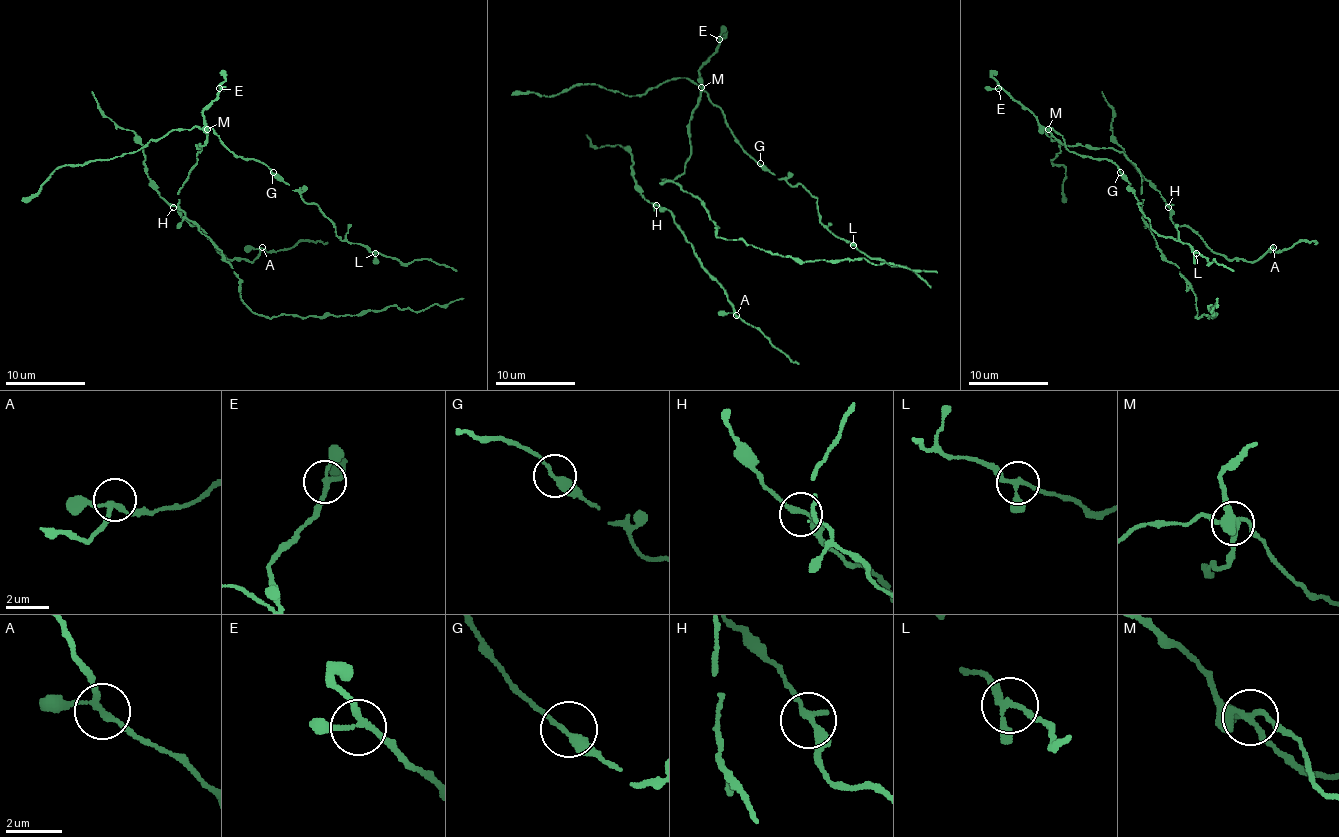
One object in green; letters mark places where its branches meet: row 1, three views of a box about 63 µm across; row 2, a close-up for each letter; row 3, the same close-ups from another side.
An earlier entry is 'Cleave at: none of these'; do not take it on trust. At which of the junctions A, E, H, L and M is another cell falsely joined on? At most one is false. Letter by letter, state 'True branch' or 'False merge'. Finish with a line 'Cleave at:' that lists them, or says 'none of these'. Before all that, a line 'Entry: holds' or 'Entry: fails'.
Entry: holds
A: True branch
E: True branch
H: True branch
L: True branch
M: True branch
Cleave at: none of these

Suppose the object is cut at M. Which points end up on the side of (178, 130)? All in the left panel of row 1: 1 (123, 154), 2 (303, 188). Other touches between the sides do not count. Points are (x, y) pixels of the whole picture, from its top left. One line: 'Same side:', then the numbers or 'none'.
Same side: 1

